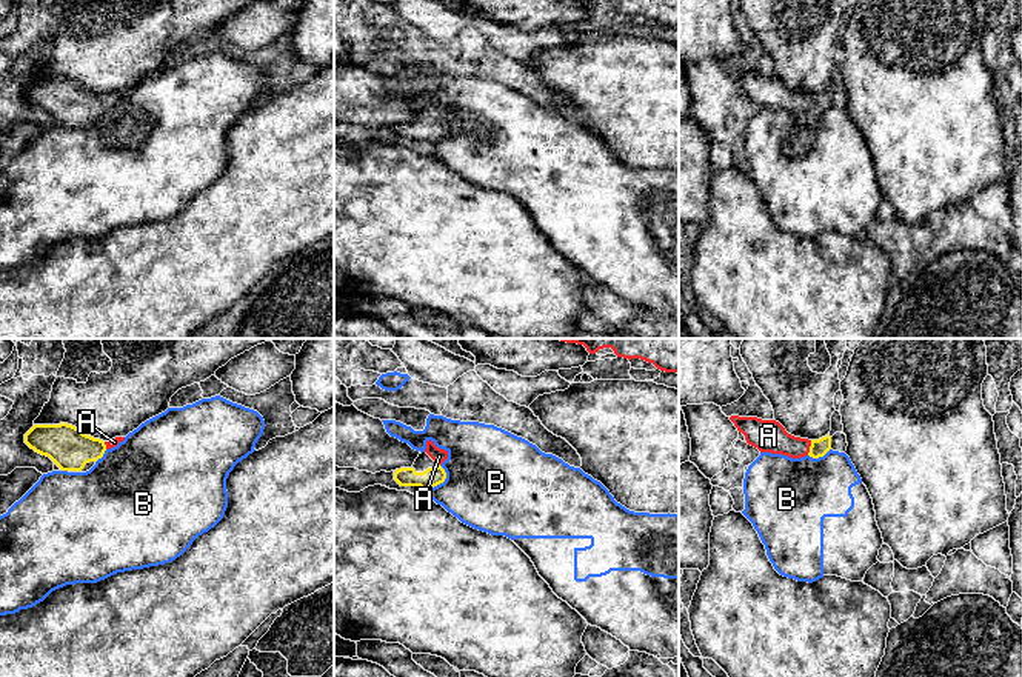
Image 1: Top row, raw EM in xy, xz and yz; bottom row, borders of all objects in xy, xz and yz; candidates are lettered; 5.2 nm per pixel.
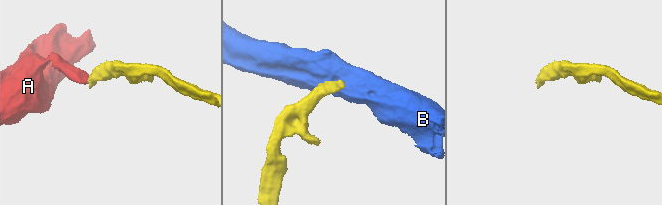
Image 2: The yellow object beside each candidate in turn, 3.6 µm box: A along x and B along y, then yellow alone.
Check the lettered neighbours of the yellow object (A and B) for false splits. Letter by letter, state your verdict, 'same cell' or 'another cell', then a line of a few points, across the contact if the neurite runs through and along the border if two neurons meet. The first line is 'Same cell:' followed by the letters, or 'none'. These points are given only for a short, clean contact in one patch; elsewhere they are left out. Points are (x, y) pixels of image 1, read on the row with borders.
Same cell: A
A: same cell | yz (819, 448), (810, 448), (791, 446), (768, 436)
B: another cell | xz (440, 465), (445, 479), (427, 491)

